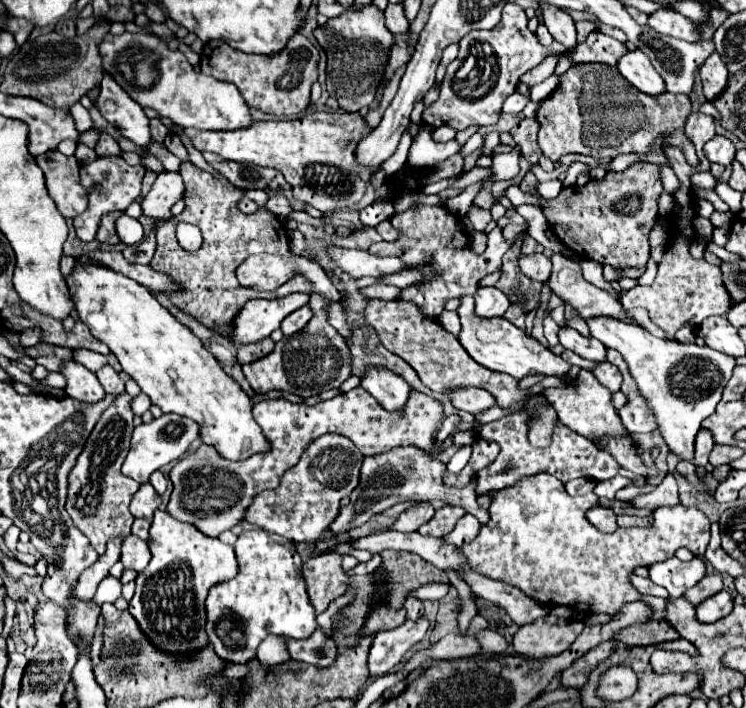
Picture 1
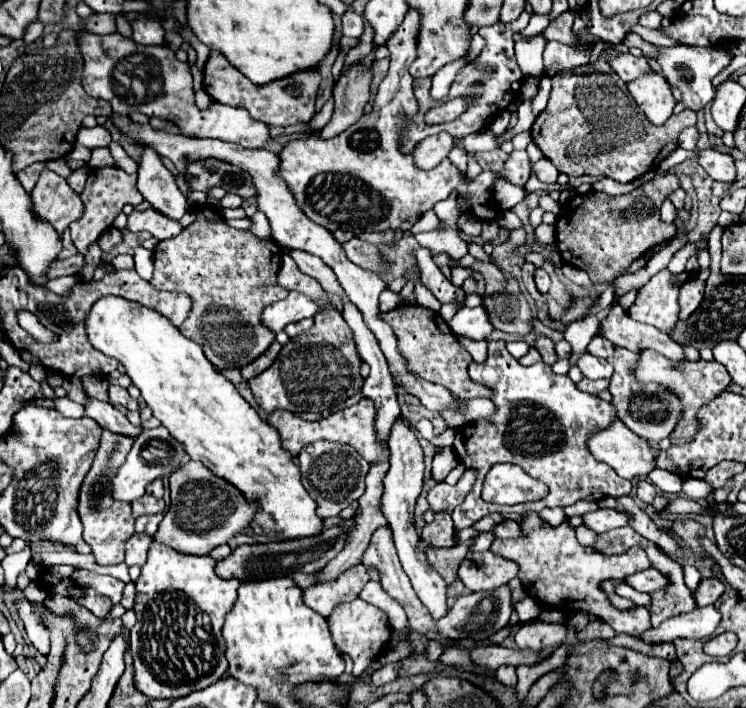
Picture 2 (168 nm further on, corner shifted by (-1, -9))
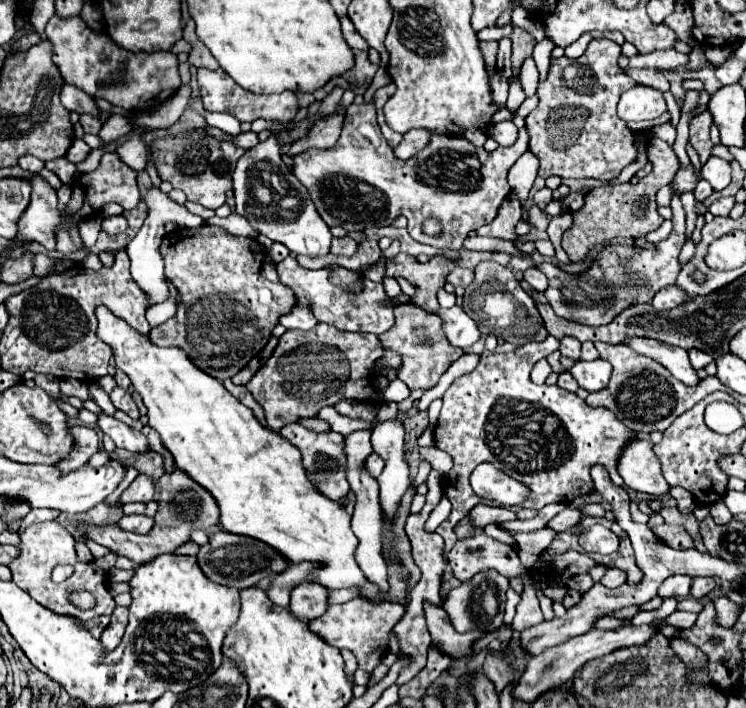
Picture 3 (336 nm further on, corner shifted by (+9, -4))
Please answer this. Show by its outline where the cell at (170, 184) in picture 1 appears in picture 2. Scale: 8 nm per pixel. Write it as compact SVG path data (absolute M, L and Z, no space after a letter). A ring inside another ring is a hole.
M134 210L130 216L128 216L128 224L126 228L130 232L150 232L154 238L158 240L166 240L166 238L174 238L180 234L182 230L182 224L176 222L176 220L170 220L162 214L158 214L156 210L146 210L146 212L138 212Z

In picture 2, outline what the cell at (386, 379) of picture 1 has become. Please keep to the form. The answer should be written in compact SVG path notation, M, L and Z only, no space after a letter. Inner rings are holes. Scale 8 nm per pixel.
M396 420L392 426L392 436L390 436L390 470L384 478L384 496L382 496L382 512L386 514L388 526L394 532L394 544L398 550L400 564L404 572L408 574L412 588L420 602L430 610L432 618L438 620L442 618L448 608L446 608L446 582L444 578L428 564L426 552L420 550L418 542L418 532L414 528L414 506L416 498L422 492L422 478L424 478L424 458L422 458L422 448L414 436L414 432L402 424L402 420Z

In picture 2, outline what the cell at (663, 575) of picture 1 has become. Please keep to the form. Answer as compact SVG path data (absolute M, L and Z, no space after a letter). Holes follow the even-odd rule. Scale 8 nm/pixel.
M654 568L640 570L638 574L630 574L624 578L624 582L638 592L654 592L654 590L660 590L668 584L666 576L662 576L662 572L658 572Z

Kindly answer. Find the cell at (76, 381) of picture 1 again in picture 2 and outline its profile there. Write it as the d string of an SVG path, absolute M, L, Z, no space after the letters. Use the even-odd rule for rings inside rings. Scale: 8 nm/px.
M88 398L88 404L84 408L86 408L86 416L96 420L104 430L124 434L124 436L130 436L130 438L138 438L138 434L142 434L142 428L132 426L128 422L128 418L120 410L116 410L110 402Z

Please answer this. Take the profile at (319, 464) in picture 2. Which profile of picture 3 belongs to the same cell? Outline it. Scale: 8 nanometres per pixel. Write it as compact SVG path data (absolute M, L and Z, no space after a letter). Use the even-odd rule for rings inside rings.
M290 423L280 431L282 437L286 437L300 453L302 453L302 467L306 469L306 475L316 489L326 495L332 501L338 501L348 495L350 485L348 485L348 467L346 467L346 451L344 451L344 435L328 431L328 433L314 433L300 423Z

